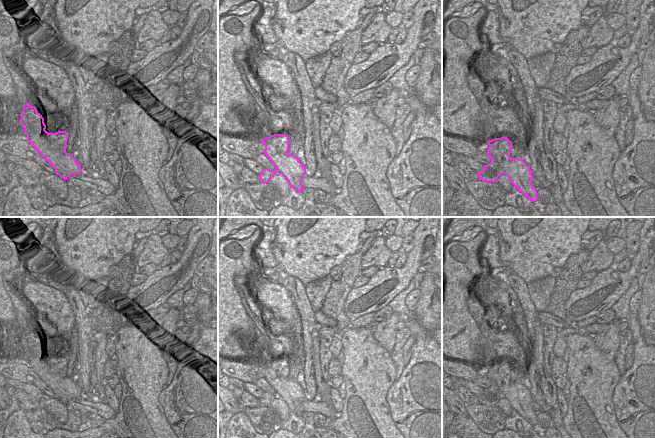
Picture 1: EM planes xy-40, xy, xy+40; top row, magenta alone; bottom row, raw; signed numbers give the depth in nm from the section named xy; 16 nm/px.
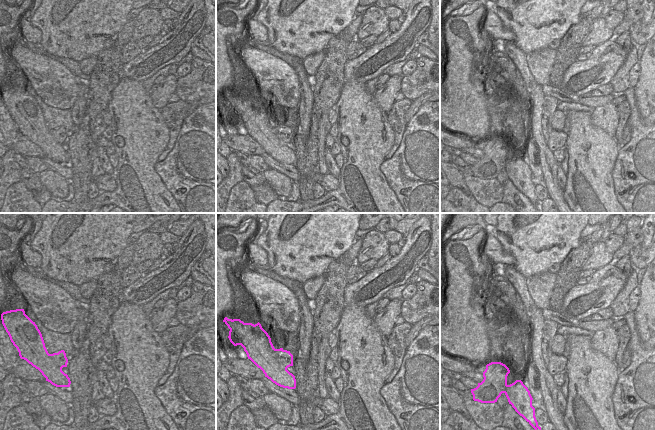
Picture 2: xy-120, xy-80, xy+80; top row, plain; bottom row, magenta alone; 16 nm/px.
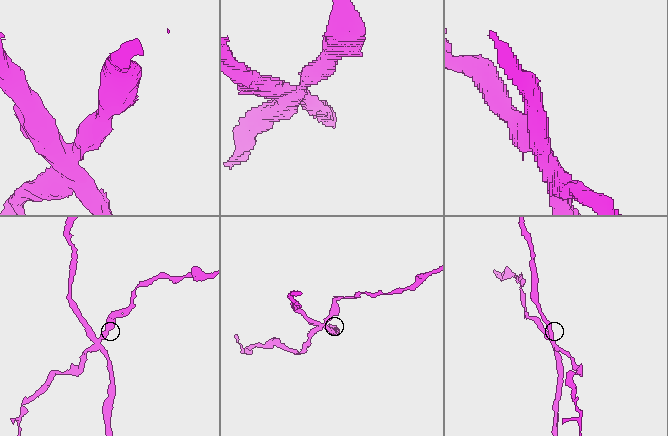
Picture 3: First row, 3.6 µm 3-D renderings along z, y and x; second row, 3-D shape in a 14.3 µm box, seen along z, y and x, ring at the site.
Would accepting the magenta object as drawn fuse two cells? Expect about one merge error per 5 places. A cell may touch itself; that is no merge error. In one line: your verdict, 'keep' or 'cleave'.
cleave

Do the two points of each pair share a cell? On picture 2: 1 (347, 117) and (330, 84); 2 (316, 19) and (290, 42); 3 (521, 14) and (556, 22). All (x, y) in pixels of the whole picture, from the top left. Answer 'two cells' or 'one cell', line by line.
1: two cells
2: one cell
3: one cell

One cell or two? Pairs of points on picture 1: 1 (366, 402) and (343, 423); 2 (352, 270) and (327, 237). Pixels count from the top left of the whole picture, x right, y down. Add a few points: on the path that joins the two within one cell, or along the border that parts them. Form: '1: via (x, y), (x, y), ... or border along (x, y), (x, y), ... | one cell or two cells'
1: via (363, 408), (349, 422) | one cell
2: border along (358, 250), (349, 254), (339, 265) | two cells

